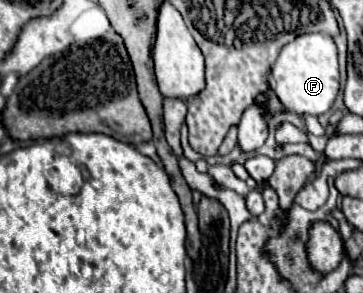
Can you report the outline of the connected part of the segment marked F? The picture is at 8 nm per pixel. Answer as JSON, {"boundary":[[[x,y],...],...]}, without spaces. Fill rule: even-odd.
{"boundary":[[[300,34],[292,42],[288,42],[280,50],[274,64],[272,90],[286,110],[300,116],[320,116],[328,112],[340,92],[338,52],[334,40],[328,34]]]}

